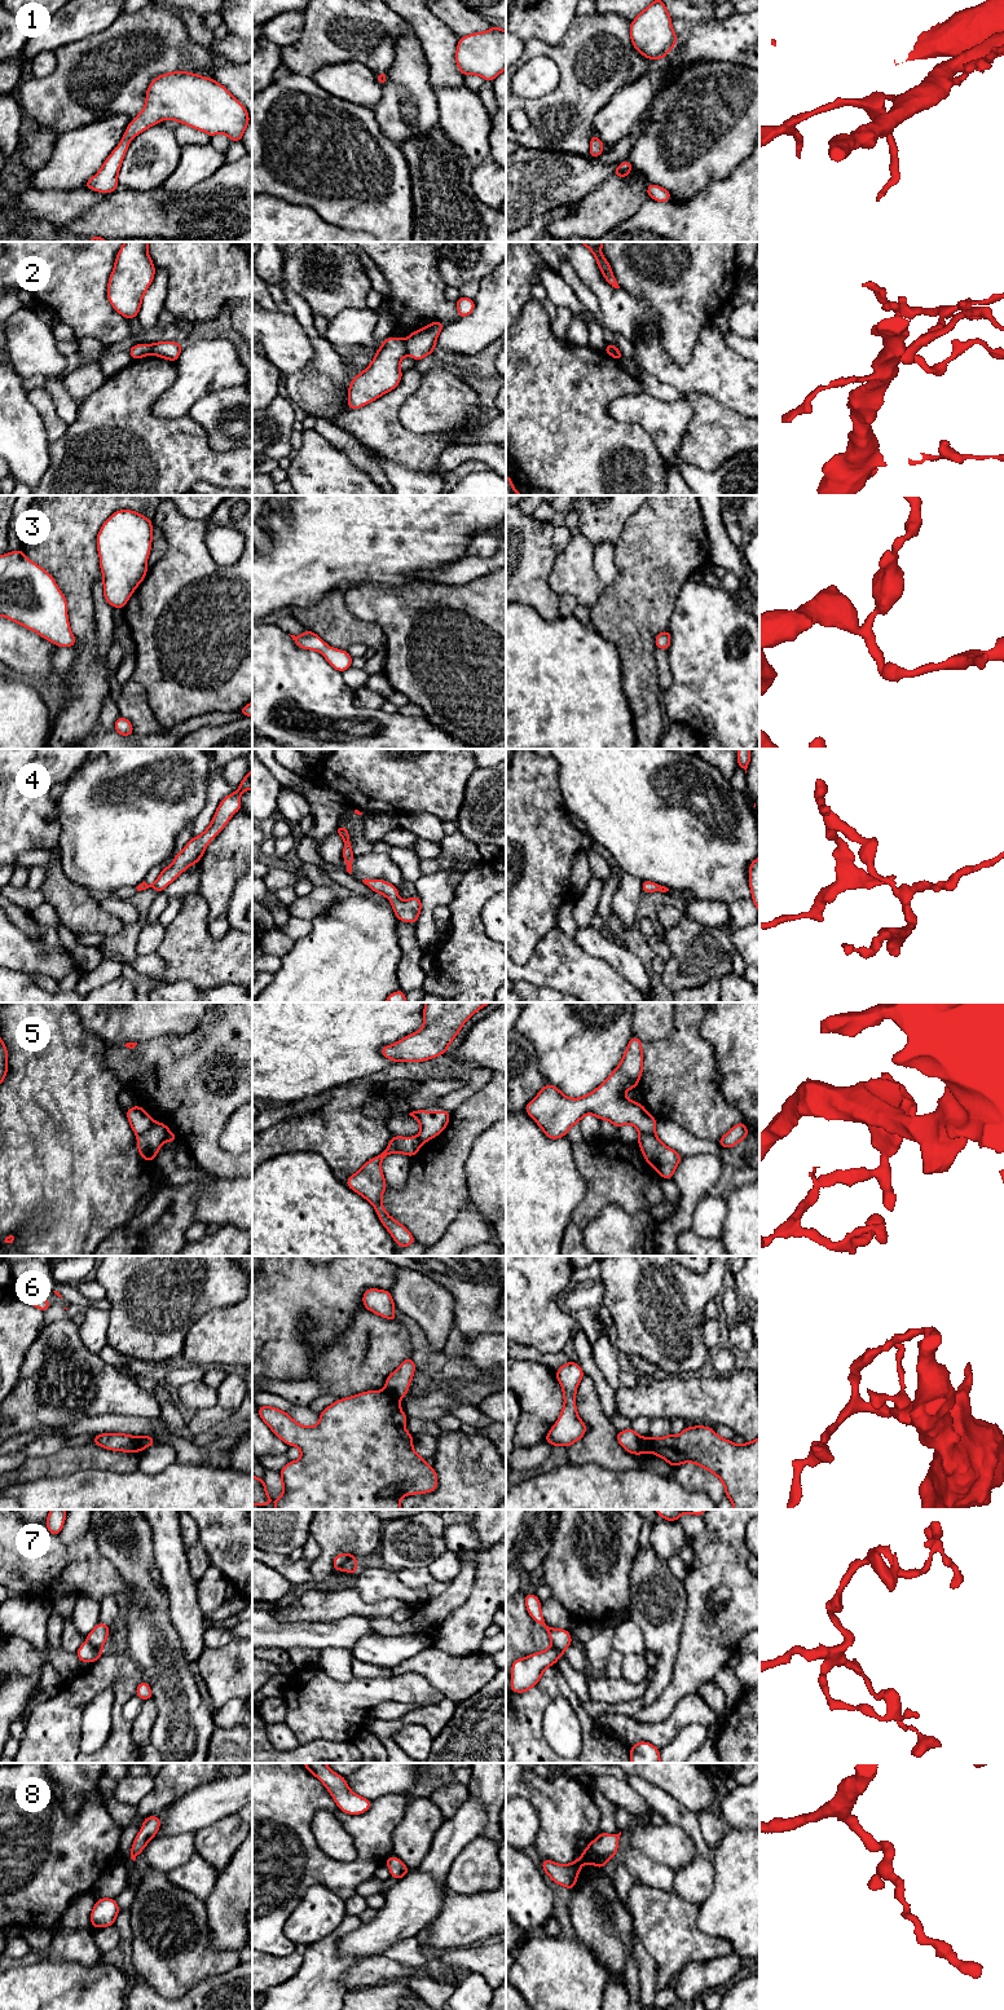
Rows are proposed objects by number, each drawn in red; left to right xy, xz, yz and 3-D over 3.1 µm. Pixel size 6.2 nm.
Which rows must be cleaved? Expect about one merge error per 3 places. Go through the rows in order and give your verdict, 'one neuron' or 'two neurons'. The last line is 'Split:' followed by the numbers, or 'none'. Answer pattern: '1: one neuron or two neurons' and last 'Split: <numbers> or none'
1: one neuron
2: two neurons
3: one neuron
4: one neuron
5: two neurons
6: two neurons
7: two neurons
8: one neuron
Split: 2, 5, 6, 7

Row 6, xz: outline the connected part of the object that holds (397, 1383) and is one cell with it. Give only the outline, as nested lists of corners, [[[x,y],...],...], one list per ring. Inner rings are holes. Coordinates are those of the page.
[[[409,1356],[391,1375],[387,1376],[386,1390],[397,1399],[404,1398],[408,1393],[415,1367],[415,1363]]]

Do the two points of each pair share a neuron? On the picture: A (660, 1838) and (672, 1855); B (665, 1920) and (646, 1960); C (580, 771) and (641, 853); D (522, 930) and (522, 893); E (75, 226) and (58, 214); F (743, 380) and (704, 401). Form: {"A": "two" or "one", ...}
{"A": "one", "B": "two", "C": "one", "D": "one", "E": "two", "F": "two"}

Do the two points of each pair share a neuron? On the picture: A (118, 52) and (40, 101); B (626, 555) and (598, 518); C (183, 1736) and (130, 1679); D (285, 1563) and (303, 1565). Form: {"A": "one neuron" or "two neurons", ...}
{"A": "one neuron", "B": "two neurons", "C": "two neurons", "D": "one neuron"}

